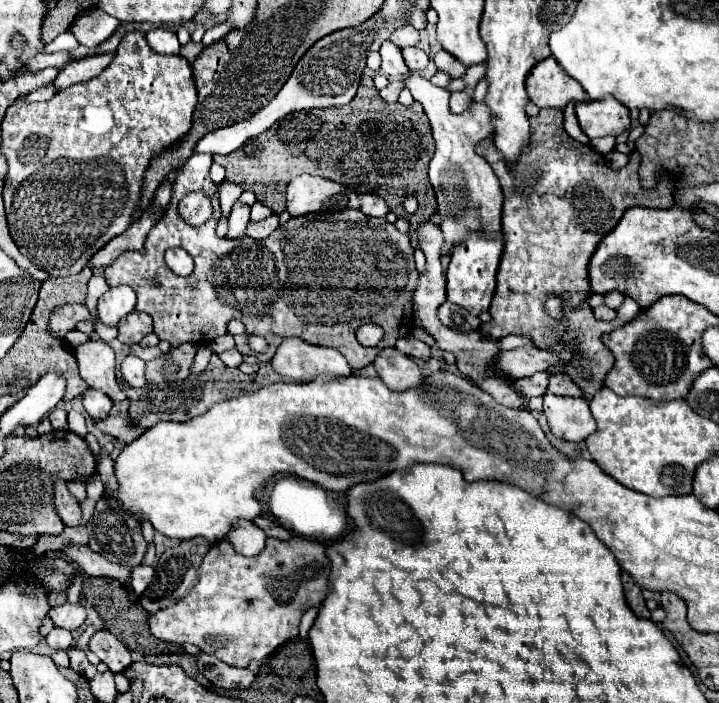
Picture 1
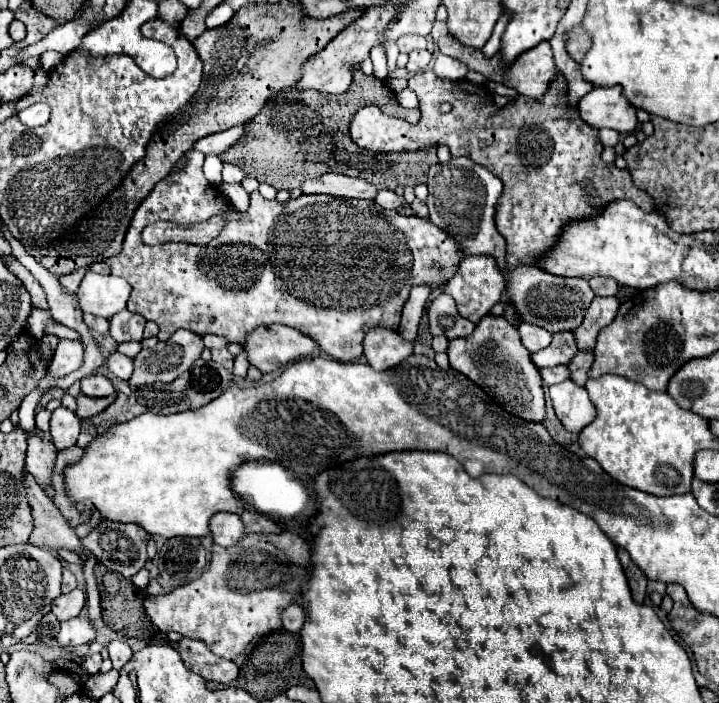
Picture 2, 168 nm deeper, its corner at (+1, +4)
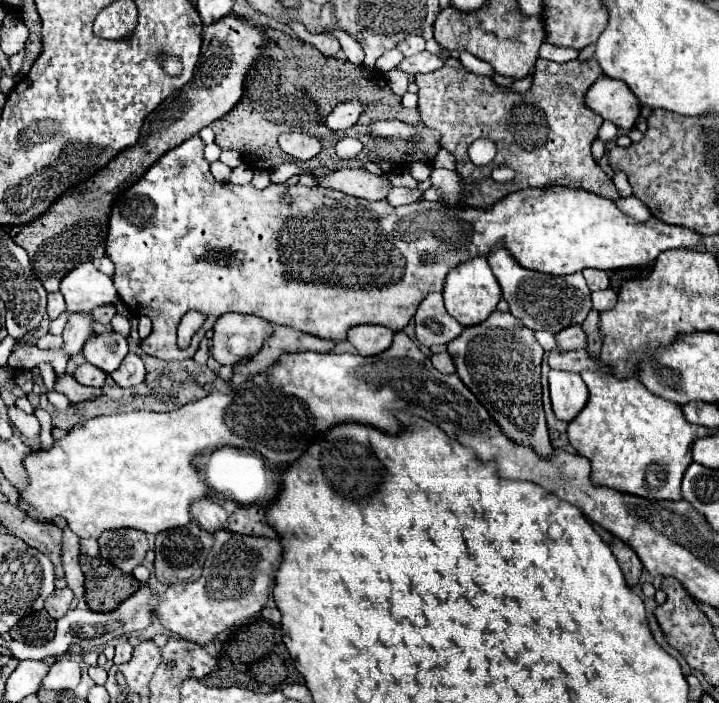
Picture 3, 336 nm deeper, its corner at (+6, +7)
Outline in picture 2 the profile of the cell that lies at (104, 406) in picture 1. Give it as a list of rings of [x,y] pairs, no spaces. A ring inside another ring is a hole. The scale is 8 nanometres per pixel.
[[[95,374],[95,376],[89,376],[89,378],[83,378],[81,380],[81,392],[85,396],[95,396],[95,398],[103,398],[103,396],[109,396],[113,390],[113,384],[109,378],[101,376],[101,374]]]

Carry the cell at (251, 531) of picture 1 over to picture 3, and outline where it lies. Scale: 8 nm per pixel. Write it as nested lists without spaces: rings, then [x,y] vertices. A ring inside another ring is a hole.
[[[202,497],[202,499],[194,501],[194,505],[190,505],[190,513],[202,529],[212,531],[212,533],[220,531],[228,519],[226,511],[216,501],[212,501],[210,497]]]

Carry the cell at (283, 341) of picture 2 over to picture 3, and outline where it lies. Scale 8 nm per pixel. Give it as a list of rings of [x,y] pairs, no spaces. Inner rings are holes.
[[[226,313],[214,323],[210,355],[220,365],[236,365],[240,359],[254,357],[272,327],[272,323],[262,321],[258,317]]]

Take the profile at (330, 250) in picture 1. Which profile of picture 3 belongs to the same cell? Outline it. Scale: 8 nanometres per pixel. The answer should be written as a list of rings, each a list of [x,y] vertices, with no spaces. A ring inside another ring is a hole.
[[[198,135],[190,137],[188,141],[184,141],[182,145],[170,149],[168,153],[162,155],[162,159],[158,159],[134,185],[130,185],[122,195],[118,195],[118,201],[114,201],[114,211],[110,211],[110,221],[108,221],[108,237],[106,237],[106,257],[110,257],[110,261],[116,267],[116,275],[114,275],[114,285],[118,289],[118,295],[122,297],[122,301],[128,305],[128,309],[136,315],[148,315],[152,319],[152,333],[142,339],[140,349],[146,355],[164,359],[164,361],[172,361],[172,359],[190,359],[196,349],[198,343],[202,341],[204,333],[208,329],[214,327],[216,319],[222,317],[224,313],[242,313],[242,315],[254,315],[254,317],[262,317],[264,321],[276,323],[276,325],[288,325],[294,329],[300,329],[304,333],[310,335],[318,335],[322,339],[346,339],[346,329],[360,325],[360,323],[374,323],[374,325],[384,325],[390,327],[392,331],[402,331],[408,321],[414,317],[420,301],[432,293],[432,291],[442,291],[444,289],[444,279],[448,275],[450,269],[454,269],[456,265],[468,261],[468,257],[478,257],[478,255],[488,255],[490,251],[494,251],[494,247],[506,247],[510,251],[510,255],[526,269],[534,269],[540,273],[550,273],[550,275],[570,275],[570,273],[578,273],[586,267],[594,267],[594,269],[620,269],[620,267],[636,267],[636,265],[648,265],[652,263],[662,251],[666,249],[680,249],[680,247],[696,247],[700,245],[702,235],[690,231],[690,229],[682,229],[682,227],[670,227],[664,221],[658,221],[656,217],[650,217],[646,223],[638,223],[636,219],[628,217],[626,213],[622,213],[614,201],[600,197],[596,193],[590,191],[574,191],[568,187],[546,187],[546,189],[524,189],[524,191],[514,191],[510,195],[506,195],[502,201],[498,201],[498,205],[492,205],[490,209],[478,209],[478,207],[448,207],[444,203],[430,203],[430,201],[418,201],[418,203],[410,203],[410,205],[402,205],[402,207],[392,207],[386,199],[384,201],[364,201],[358,197],[350,197],[344,195],[340,191],[334,189],[326,189],[326,187],[304,187],[304,185],[274,185],[270,183],[266,189],[254,189],[252,185],[234,185],[234,183],[218,183],[210,169],[208,169],[208,161],[204,159],[204,149],[206,145],[202,143],[202,139]],[[282,193],[290,193],[292,195],[292,203],[290,205],[282,205],[278,201],[278,197]],[[190,309],[196,309],[200,313],[206,315],[206,321],[202,325],[202,329],[192,337],[192,343],[188,349],[178,349],[176,347],[176,327],[182,319],[182,315]]]

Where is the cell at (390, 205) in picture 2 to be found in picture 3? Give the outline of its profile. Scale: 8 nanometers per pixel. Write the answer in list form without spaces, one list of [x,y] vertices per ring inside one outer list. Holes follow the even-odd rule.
[[[392,187],[388,197],[390,205],[398,207],[398,205],[408,205],[408,203],[414,203],[414,201],[420,201],[422,199],[422,191],[420,189],[408,189],[408,187]]]

